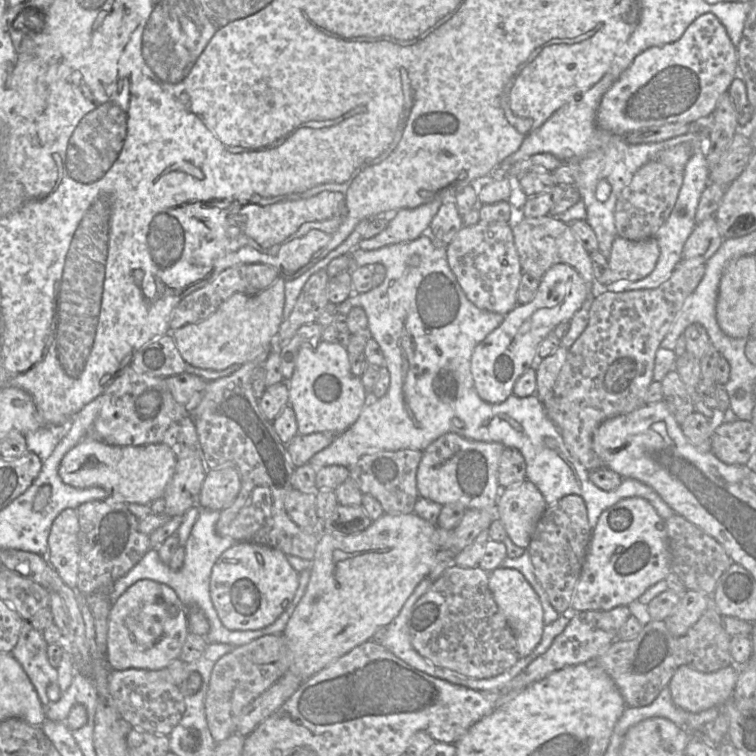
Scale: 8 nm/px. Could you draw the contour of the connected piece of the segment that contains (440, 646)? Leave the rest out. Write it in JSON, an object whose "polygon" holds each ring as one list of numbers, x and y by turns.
{"polygon":[[451,565,436,581,431,584,431,587,428,589,428,591,423,594,413,605,408,620,408,628,412,646,421,656,438,667,447,668,464,676,479,679,490,678,499,675,512,667,518,661,520,657,517,652,517,641,515,634,504,614,495,602,489,589,488,581,489,572,483,570,479,566,472,568,462,568,457,565]]}

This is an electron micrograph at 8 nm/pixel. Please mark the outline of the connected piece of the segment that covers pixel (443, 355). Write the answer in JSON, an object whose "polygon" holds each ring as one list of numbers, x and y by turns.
{"polygon":[[429,227,412,241,373,250,356,247,349,253,353,266,381,263,386,267,386,277,380,285,364,293,353,292,346,300,337,304,337,309,343,315,347,315,351,308,356,306,365,310,368,337,376,340,382,349,385,366,390,373,390,387,383,397,368,401,355,423,335,436,329,446,316,453,309,461,310,466,316,472,330,465,350,468,362,456,379,451,424,451,441,435,454,432,471,440,498,442,504,447,518,449,525,460,526,479,538,488,546,504,550,506,566,495,581,496,592,529,604,510,629,497,646,499,664,520,675,514,653,488,636,479,623,478,621,484,611,491,604,491,593,484,588,477,589,471,570,454,558,428,550,420,535,394,527,397,511,394,505,401,497,404,485,402,479,397,471,373,471,356,476,345,502,323,505,315,479,309,467,298,449,266,447,245,436,238]]}

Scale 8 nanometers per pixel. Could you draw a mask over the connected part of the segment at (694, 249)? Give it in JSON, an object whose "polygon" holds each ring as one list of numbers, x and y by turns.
{"polygon":[[711,216,696,224,684,245,682,260,704,259,707,261,718,250,723,240,716,219]]}

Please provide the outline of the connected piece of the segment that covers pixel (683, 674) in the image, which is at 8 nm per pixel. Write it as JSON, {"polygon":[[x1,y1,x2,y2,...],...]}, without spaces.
{"polygon":[[732,663,714,672,700,672,690,666,681,665,671,677,668,687,673,703,679,708,700,713,712,707,721,707,732,697,739,674,739,667]]}

